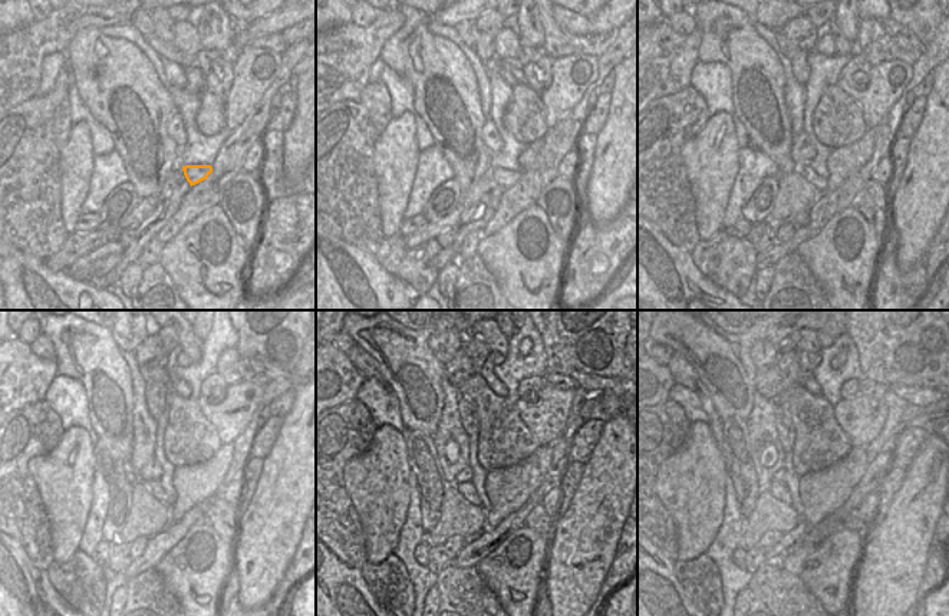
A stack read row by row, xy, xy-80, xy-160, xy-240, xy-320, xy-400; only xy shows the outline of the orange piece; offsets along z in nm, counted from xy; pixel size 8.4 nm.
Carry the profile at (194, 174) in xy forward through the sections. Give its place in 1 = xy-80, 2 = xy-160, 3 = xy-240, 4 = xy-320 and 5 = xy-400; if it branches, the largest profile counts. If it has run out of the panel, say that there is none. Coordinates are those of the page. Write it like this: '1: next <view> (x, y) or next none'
1: next xy-80 (504, 178)
2: next xy-160 (817, 181)
3: next xy-240 (155, 487)
4: next xy-320 (467, 490)
5: next xy-400 (778, 490)

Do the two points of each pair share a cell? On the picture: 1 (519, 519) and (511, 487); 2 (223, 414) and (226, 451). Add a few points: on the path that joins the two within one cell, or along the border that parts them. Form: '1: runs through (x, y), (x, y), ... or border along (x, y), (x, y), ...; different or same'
1: border along (539, 486), (517, 510), (488, 529); different
2: border along (223, 442), (230, 444); different

